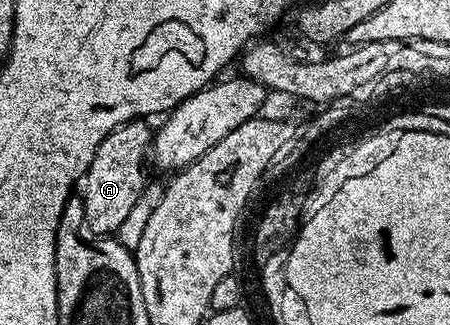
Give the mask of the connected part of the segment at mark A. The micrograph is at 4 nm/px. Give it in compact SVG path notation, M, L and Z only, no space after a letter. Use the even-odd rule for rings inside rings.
M145 120L125 122L122 126L116 126L103 140L103 144L99 144L95 160L91 160L79 186L83 216L87 218L87 228L91 228L91 232L116 235L119 224L123 224L123 219L141 199L147 185L145 160L147 164L147 151L154 138L154 131L151 128L149 130L149 124Z

